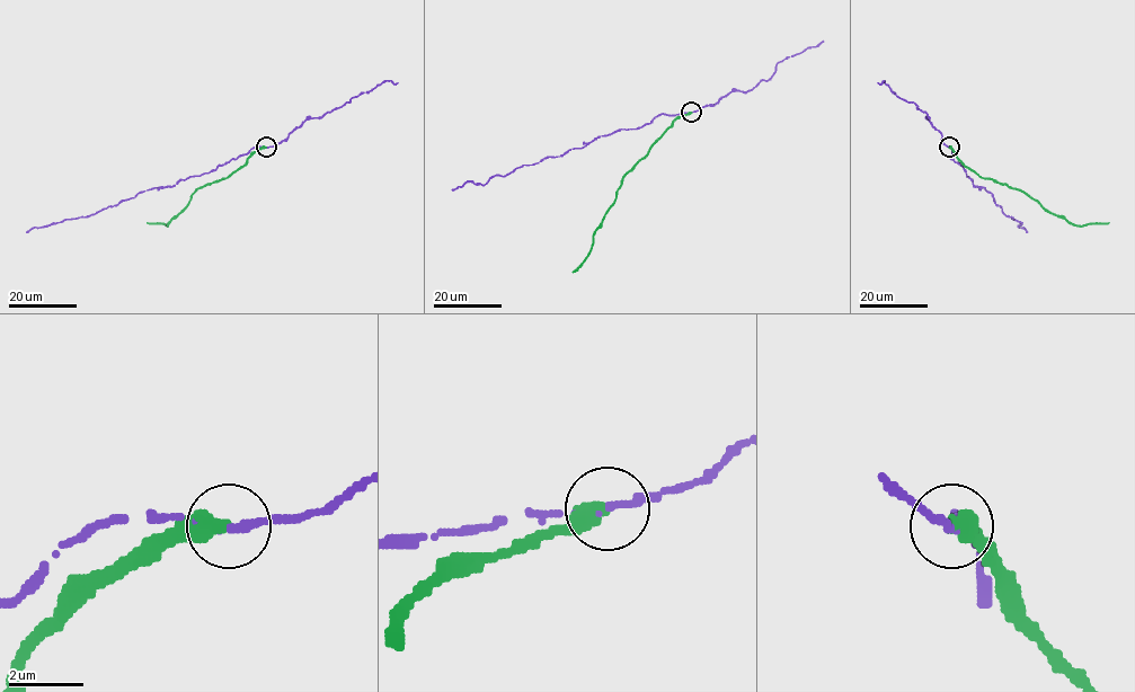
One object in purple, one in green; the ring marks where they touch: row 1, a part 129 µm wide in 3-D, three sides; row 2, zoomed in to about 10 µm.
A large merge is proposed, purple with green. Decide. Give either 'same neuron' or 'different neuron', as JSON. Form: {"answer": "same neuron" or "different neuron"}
{"answer": "different neuron"}

